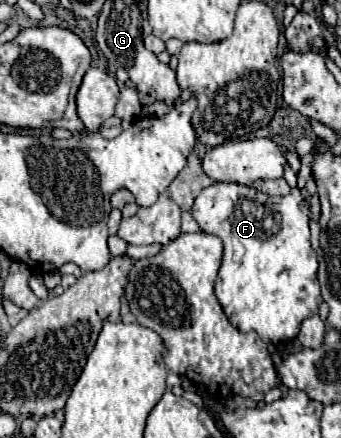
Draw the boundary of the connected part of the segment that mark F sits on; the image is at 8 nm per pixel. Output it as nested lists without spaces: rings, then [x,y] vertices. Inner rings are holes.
[[[213,183],[197,195],[191,215],[205,233],[217,235],[223,241],[225,253],[215,281],[215,295],[227,319],[239,331],[255,331],[263,341],[279,343],[295,339],[301,321],[315,315],[323,301],[317,281],[317,255],[309,245],[309,207],[301,191],[295,187],[295,201],[285,201],[285,197],[269,197],[249,185]]]

